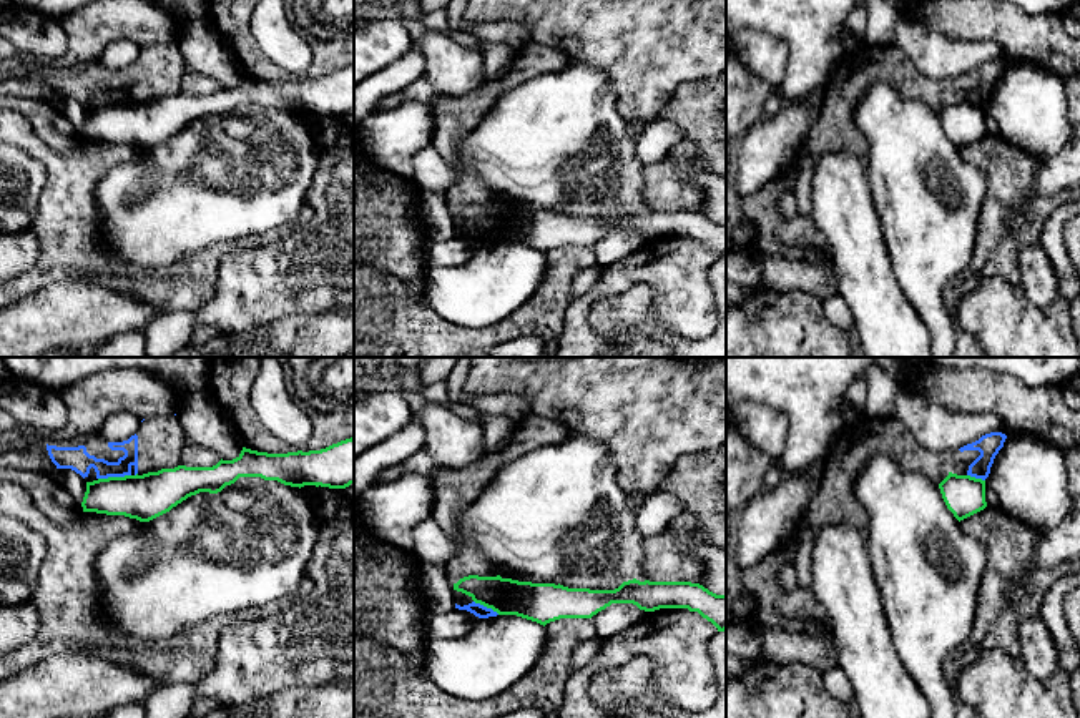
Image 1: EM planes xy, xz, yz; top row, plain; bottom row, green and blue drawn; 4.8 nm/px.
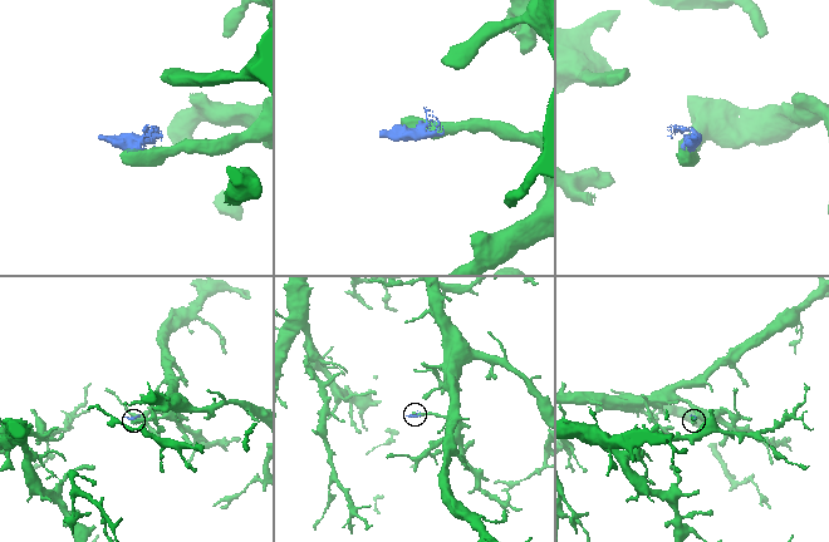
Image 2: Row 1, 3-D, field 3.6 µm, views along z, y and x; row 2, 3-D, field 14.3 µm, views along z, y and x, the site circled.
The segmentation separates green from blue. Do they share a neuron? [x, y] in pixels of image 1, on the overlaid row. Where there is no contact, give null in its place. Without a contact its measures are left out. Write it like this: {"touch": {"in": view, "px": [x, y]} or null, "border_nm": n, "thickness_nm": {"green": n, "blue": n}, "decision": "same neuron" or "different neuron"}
{"touch": {"in": "xy", "px": [113, 477]}, "border_nm": 160, "thickness_nm": {"green": 220, "blue": 120}, "decision": "different neuron"}

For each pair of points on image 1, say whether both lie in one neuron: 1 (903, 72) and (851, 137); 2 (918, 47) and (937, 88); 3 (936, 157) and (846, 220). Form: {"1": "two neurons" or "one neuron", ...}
{"1": "one neuron", "2": "two neurons", "3": "two neurons"}

